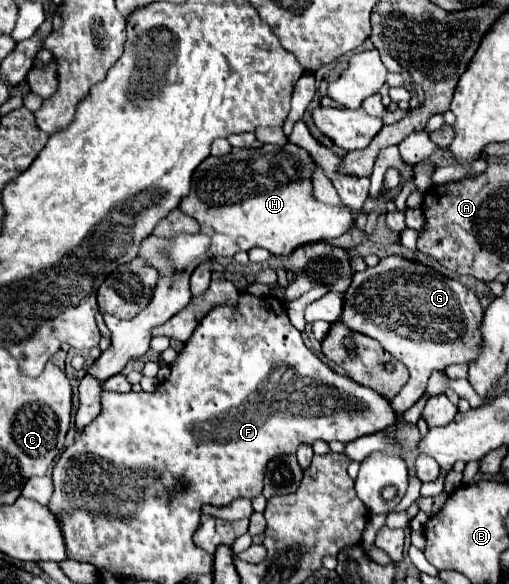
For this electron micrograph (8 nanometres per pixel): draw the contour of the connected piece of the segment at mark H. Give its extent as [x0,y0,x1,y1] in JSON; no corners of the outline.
[179,142,387,256]

